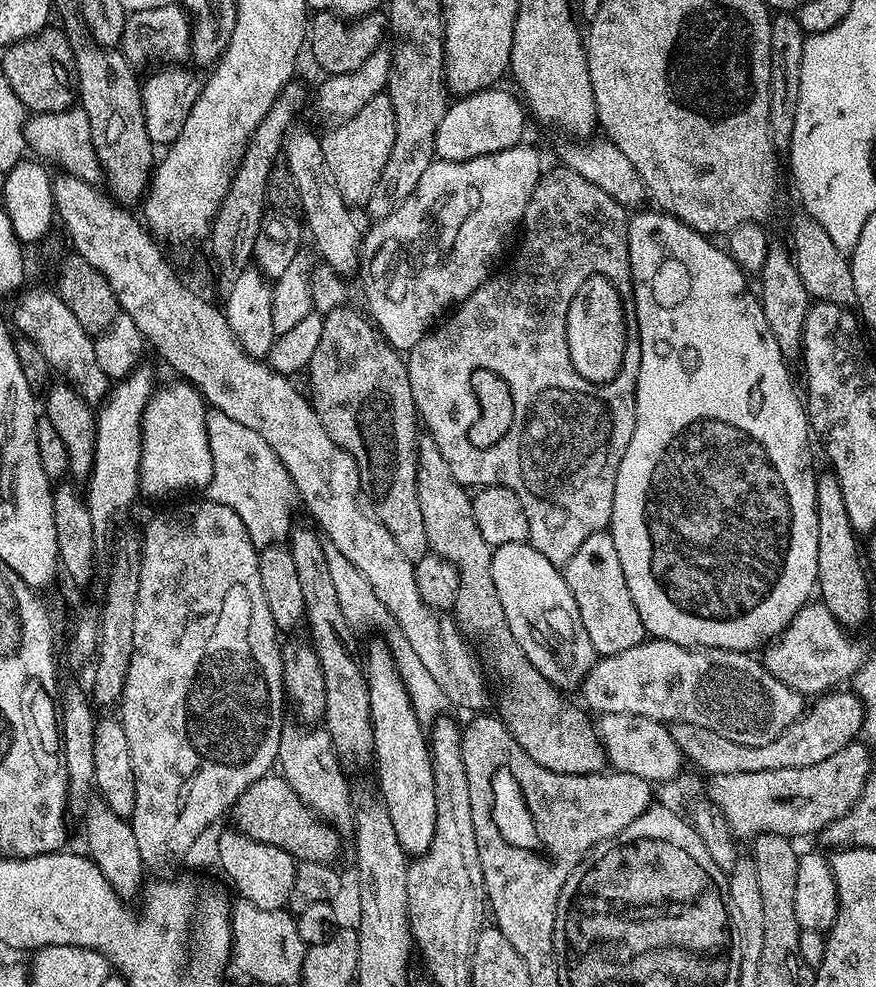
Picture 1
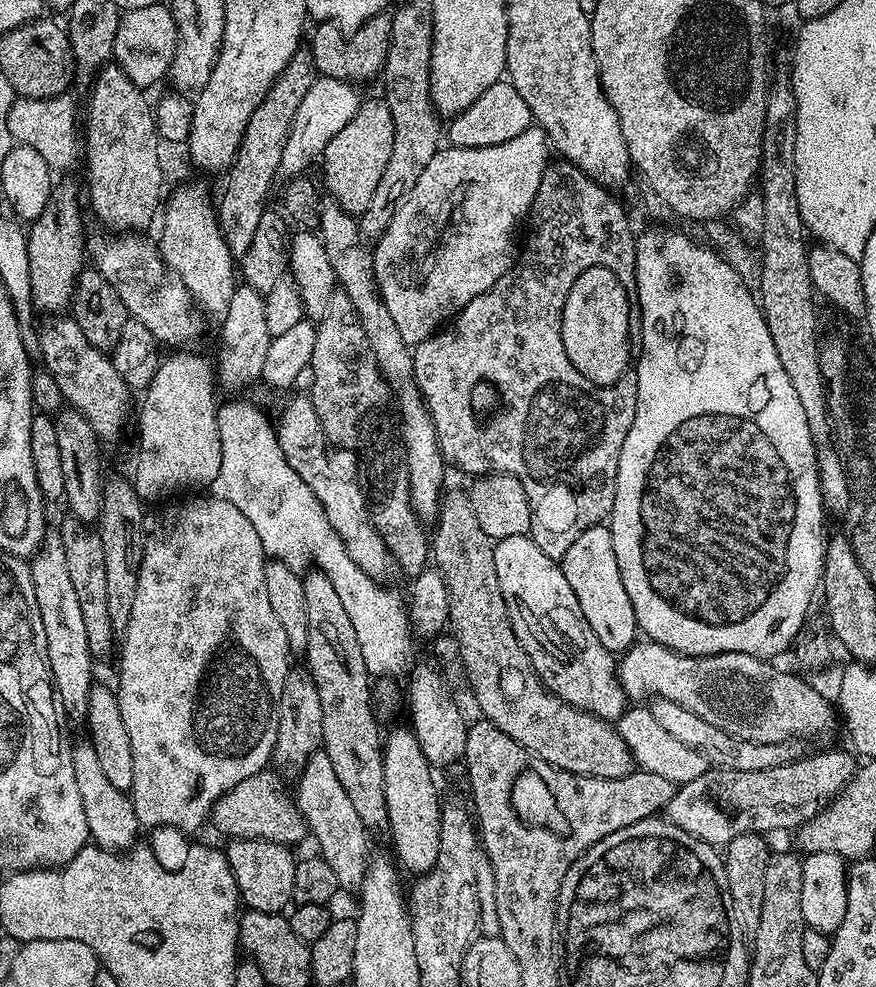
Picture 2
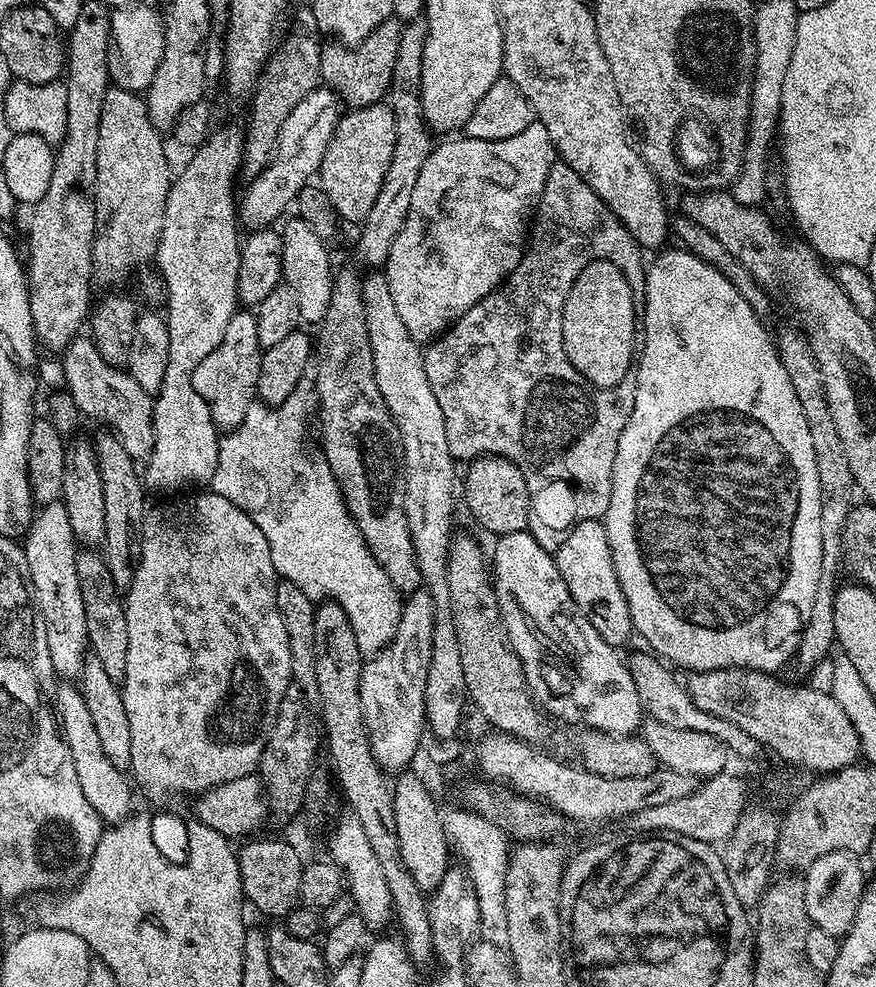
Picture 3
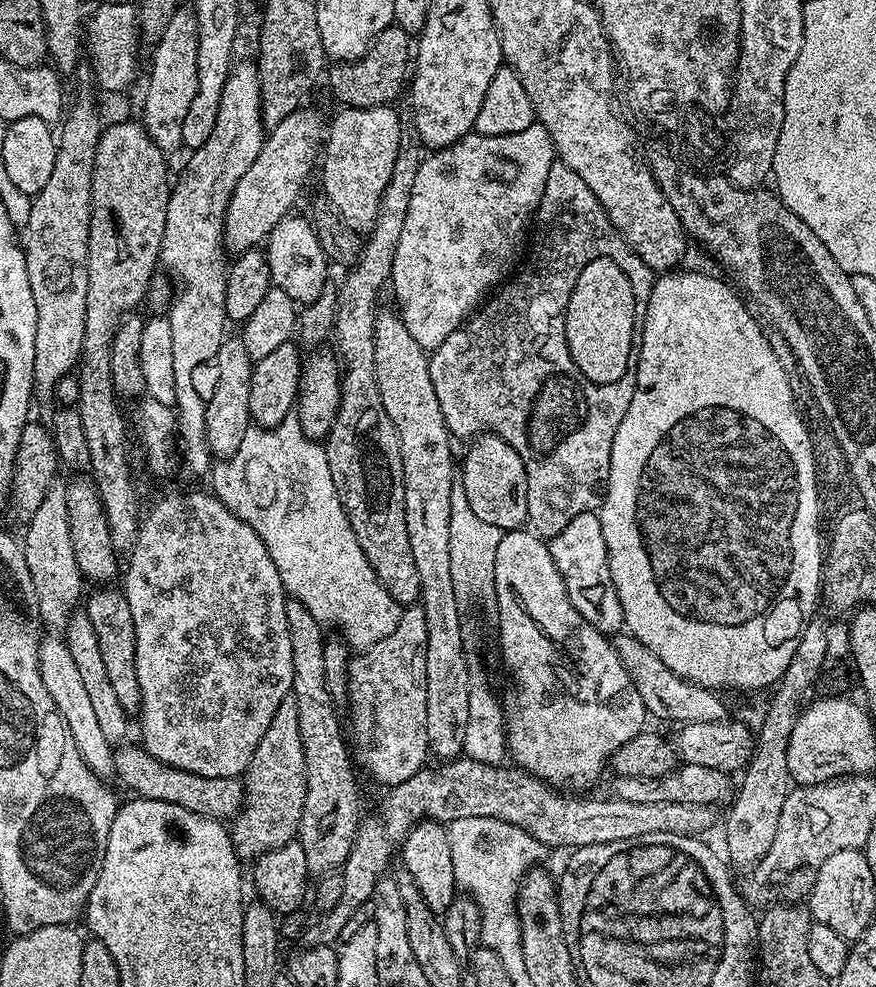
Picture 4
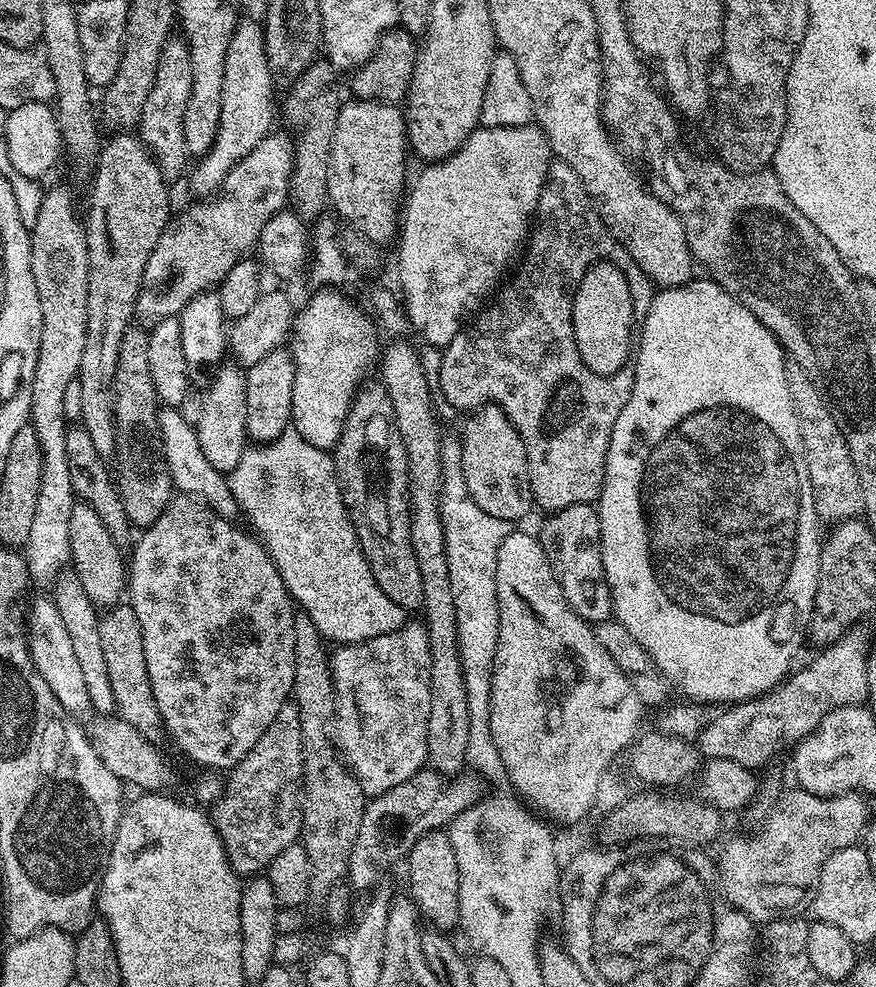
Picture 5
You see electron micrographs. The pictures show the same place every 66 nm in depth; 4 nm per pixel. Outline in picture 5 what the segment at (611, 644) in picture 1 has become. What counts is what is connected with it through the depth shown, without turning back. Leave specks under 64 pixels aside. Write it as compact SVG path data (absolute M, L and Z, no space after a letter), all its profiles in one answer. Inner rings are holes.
M575 504L551 513L547 517L544 529L538 532L540 545L548 555L550 566L556 575L558 586L562 586L562 594L566 602L581 618L595 626L613 615L612 591L606 582L606 570L602 566L602 550L600 549L600 513L591 504Z

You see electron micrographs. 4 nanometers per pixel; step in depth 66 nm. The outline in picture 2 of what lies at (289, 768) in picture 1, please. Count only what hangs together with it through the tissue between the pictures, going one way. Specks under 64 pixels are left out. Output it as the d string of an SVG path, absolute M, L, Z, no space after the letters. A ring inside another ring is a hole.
M322 750L315 752L303 768L299 769L298 776L300 781L296 784L296 792L294 791L294 803L304 815L307 831L320 847L317 848L318 854L326 863L335 866L337 876L342 878L345 885L362 885L370 859L370 833L362 818L358 818L358 810L354 810L346 790L342 790L342 782L338 782L338 774L334 774L330 758Z

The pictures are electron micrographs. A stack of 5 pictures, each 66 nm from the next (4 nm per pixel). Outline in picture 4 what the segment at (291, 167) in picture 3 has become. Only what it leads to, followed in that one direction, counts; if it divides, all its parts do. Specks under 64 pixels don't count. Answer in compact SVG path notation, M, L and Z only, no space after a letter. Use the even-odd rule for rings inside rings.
M302 106L290 118L282 118L278 126L274 126L264 137L262 150L258 150L258 158L238 178L238 184L234 186L234 192L230 202L226 206L224 215L224 247L229 253L239 254L263 245L267 237L273 235L280 225L285 223L288 211L296 204L296 199L300 196L300 191L304 188L304 179L312 170L312 163L317 163L318 149L322 144L322 133L325 131L325 121L320 121L320 116L309 106Z

